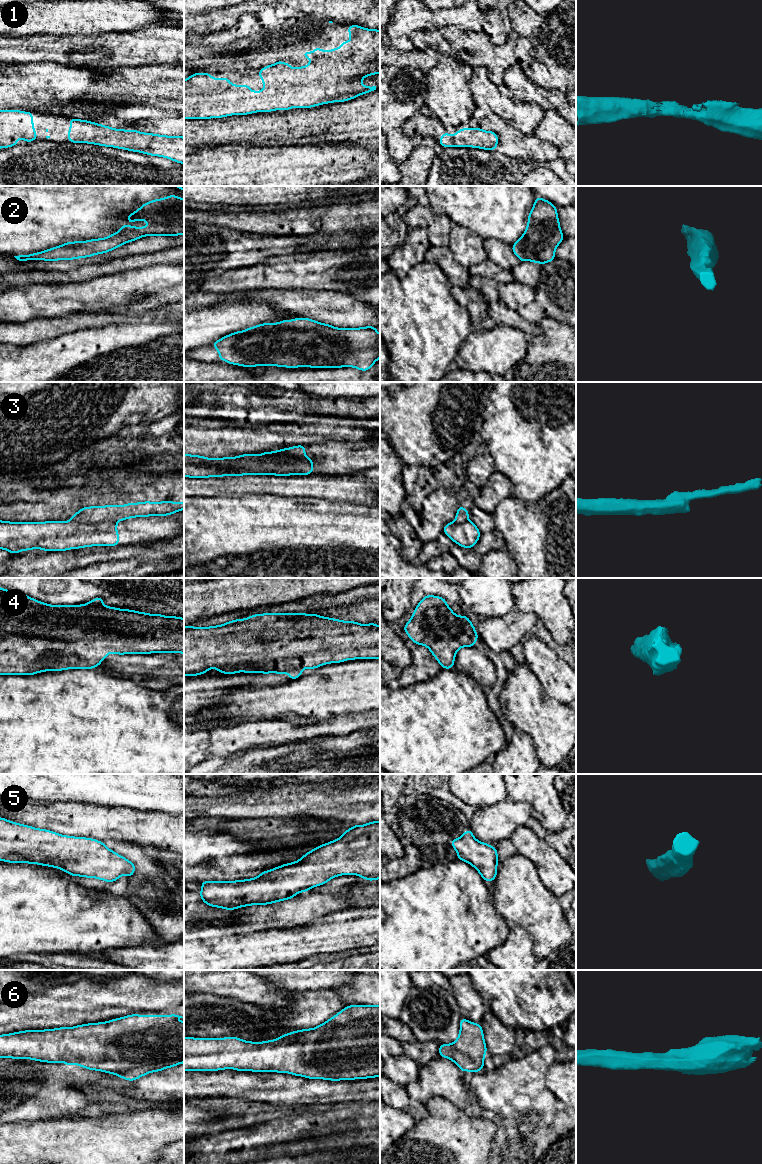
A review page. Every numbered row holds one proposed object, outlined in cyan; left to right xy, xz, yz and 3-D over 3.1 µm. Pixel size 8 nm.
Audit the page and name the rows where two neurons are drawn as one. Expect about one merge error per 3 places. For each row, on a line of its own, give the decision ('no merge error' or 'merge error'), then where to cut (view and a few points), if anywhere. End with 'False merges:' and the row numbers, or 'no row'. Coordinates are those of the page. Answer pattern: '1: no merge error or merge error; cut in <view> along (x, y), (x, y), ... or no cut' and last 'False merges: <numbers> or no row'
1: no merge error; no cut
2: no merge error; no cut
3: merge error; cut in xy along (71, 520), (79, 522), (116, 521)
4: no merge error; no cut
5: no merge error; no cut
6: no merge error; no cut
False merges: 3

